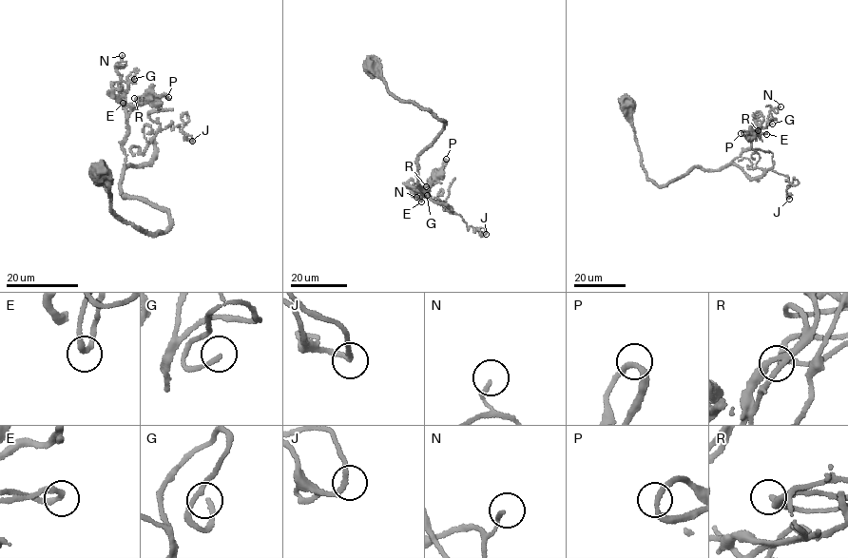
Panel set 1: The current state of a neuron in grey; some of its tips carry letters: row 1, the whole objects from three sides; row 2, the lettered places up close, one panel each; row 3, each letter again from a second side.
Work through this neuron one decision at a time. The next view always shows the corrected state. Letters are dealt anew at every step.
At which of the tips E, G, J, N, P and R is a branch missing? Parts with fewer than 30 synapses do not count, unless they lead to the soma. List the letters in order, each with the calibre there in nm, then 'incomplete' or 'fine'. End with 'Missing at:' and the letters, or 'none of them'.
E: 200 nm thick; fine
G: 190 nm thick; incomplete
J: 190 nm thick; fine
N: 160 nm thick; fine
P: 200 nm thick; fine
R: 260 nm thick; fine
Missing at: G

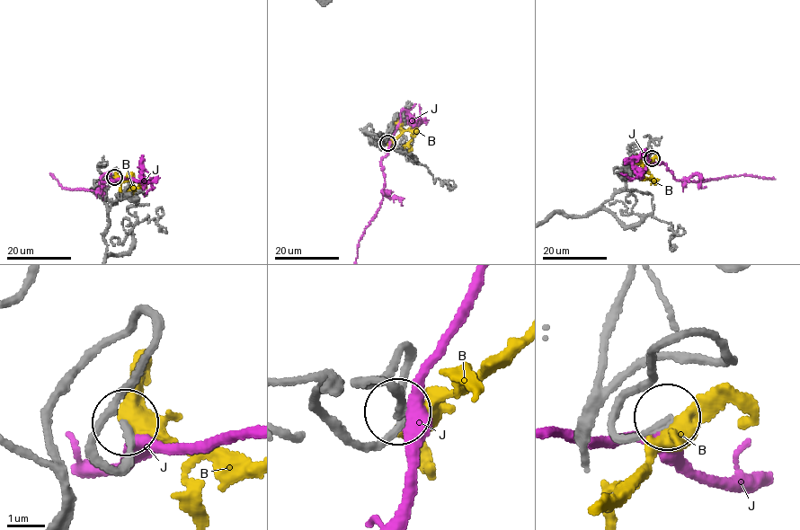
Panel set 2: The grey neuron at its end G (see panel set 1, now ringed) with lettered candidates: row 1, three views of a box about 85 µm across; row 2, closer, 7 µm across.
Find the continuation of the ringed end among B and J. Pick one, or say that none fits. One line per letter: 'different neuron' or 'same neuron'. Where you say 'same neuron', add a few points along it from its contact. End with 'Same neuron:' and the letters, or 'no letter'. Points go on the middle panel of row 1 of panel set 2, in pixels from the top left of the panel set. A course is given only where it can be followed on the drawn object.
B: different neuron
J: different neuron
Same neuron: no letter

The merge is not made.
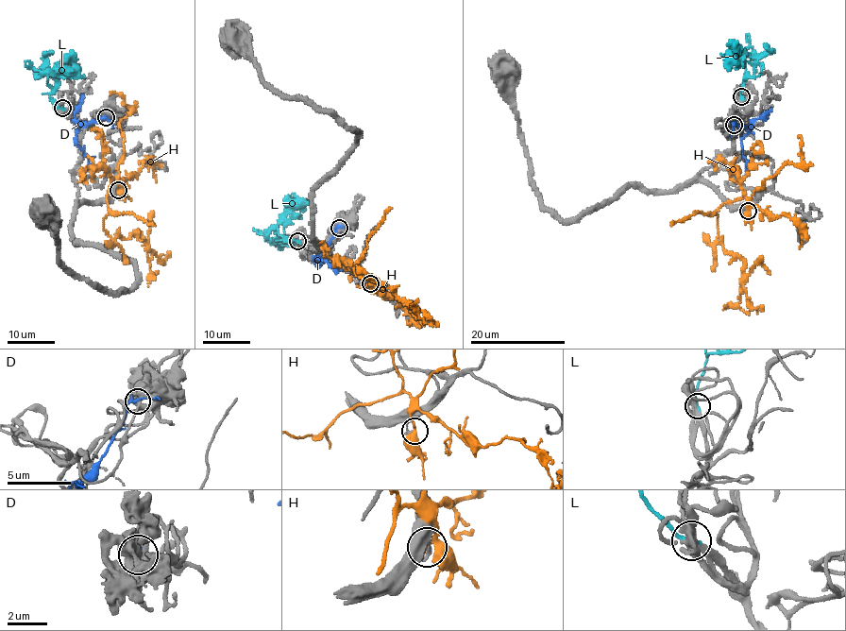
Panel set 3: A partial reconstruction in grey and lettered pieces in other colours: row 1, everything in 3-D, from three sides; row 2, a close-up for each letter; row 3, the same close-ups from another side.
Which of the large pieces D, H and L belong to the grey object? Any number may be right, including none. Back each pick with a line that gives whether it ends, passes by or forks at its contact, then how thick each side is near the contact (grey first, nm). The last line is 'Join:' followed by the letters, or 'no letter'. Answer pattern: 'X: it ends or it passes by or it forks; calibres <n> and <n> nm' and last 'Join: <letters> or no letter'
L: it ends; calibres 280 and 240 nm
Join: L

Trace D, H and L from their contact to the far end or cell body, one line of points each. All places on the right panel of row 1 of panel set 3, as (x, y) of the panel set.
D: (734, 125), (752, 129), (741, 141), (741, 154), (747, 162), (746, 170)
H: (748, 211), (746, 198), (724, 202), (716, 210), (717, 241), (724, 251), (745, 263), (747, 302), (762, 308)
L: (741, 96), (740, 91), (748, 76), (744, 55), (734, 55), (734, 44), (736, 43)

